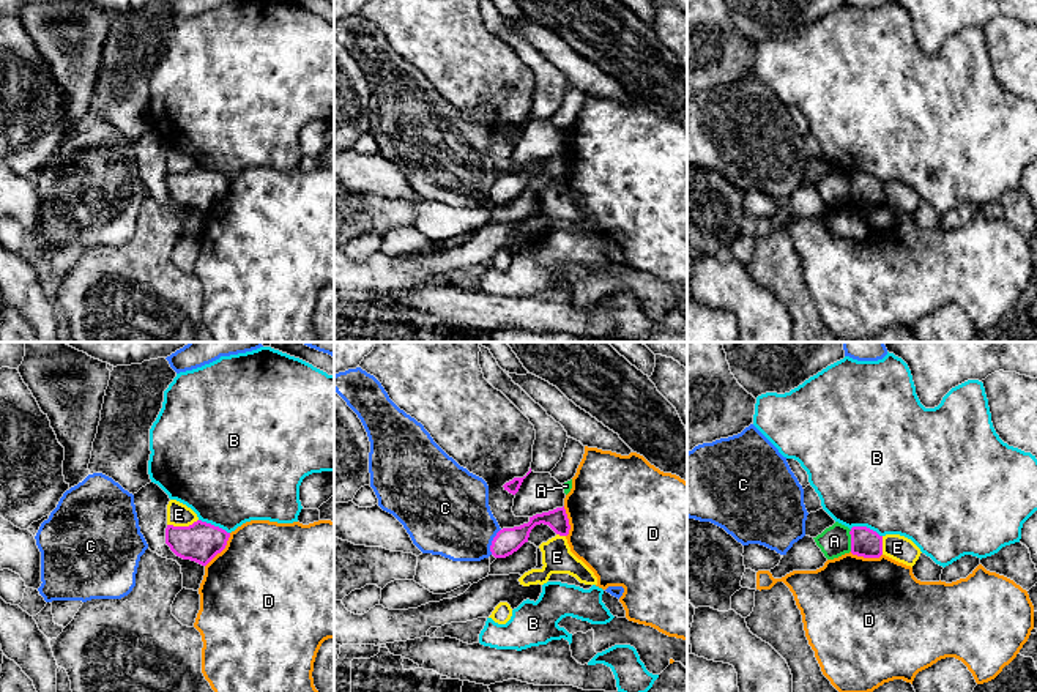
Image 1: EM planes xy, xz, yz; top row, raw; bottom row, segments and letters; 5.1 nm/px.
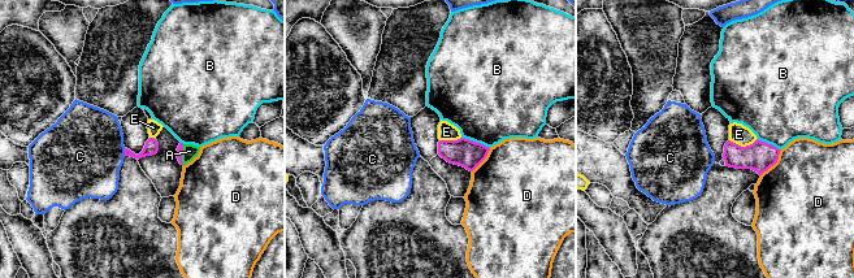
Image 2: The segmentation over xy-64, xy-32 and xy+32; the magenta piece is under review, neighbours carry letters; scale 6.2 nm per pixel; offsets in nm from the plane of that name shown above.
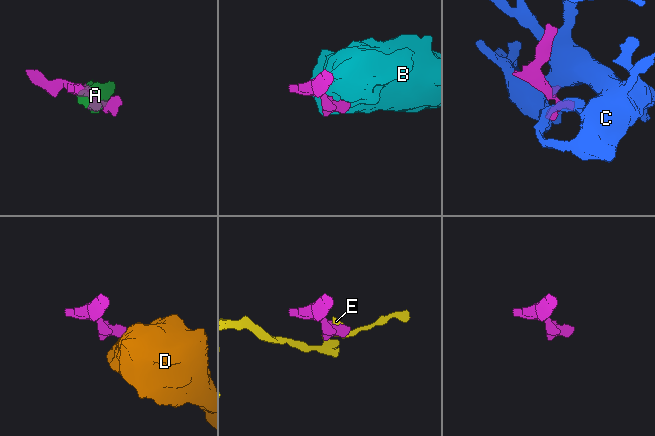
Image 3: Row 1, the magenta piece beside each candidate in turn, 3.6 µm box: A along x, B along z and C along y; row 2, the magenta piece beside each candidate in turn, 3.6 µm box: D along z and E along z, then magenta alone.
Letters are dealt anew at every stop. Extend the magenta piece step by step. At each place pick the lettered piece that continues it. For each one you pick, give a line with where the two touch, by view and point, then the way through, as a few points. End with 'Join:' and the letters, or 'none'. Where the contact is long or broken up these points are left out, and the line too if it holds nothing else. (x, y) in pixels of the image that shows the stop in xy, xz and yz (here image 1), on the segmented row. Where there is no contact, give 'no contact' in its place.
Join: none

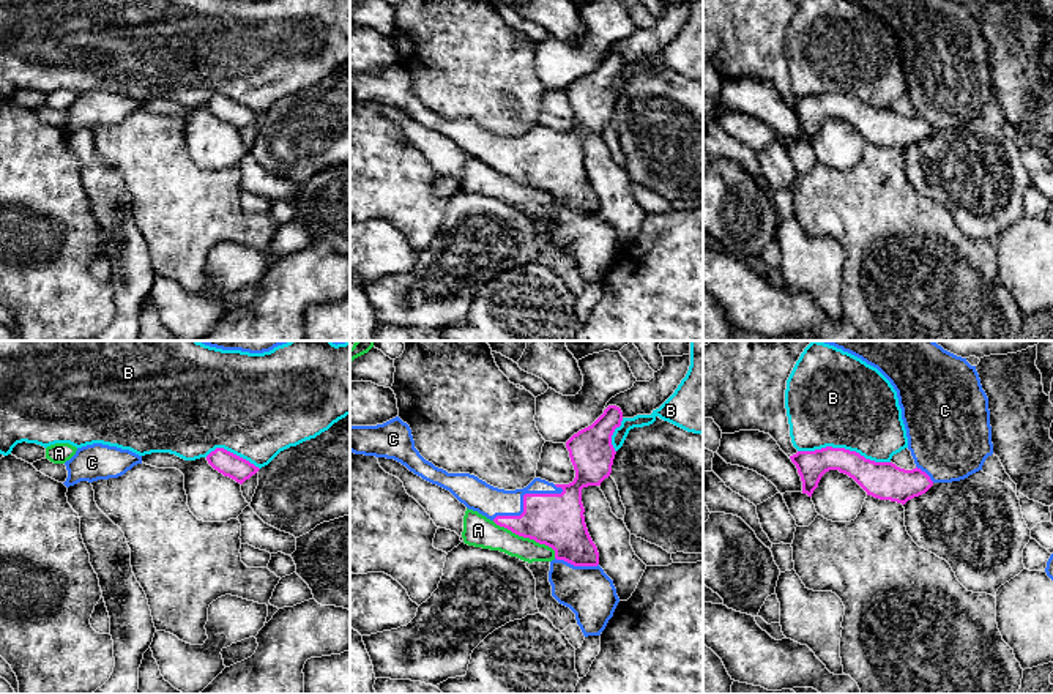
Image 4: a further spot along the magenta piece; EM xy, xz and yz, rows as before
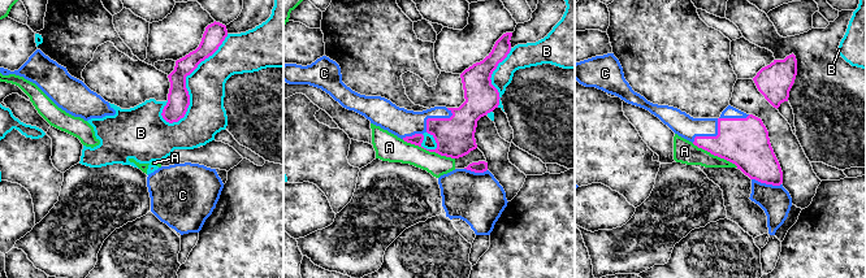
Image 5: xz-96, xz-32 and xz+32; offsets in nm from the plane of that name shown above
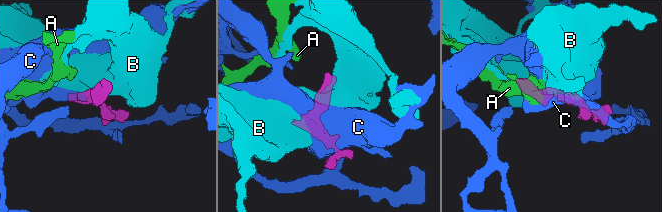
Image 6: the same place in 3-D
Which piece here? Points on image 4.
C: meets magenta in xz at (524, 499)
Join: C

